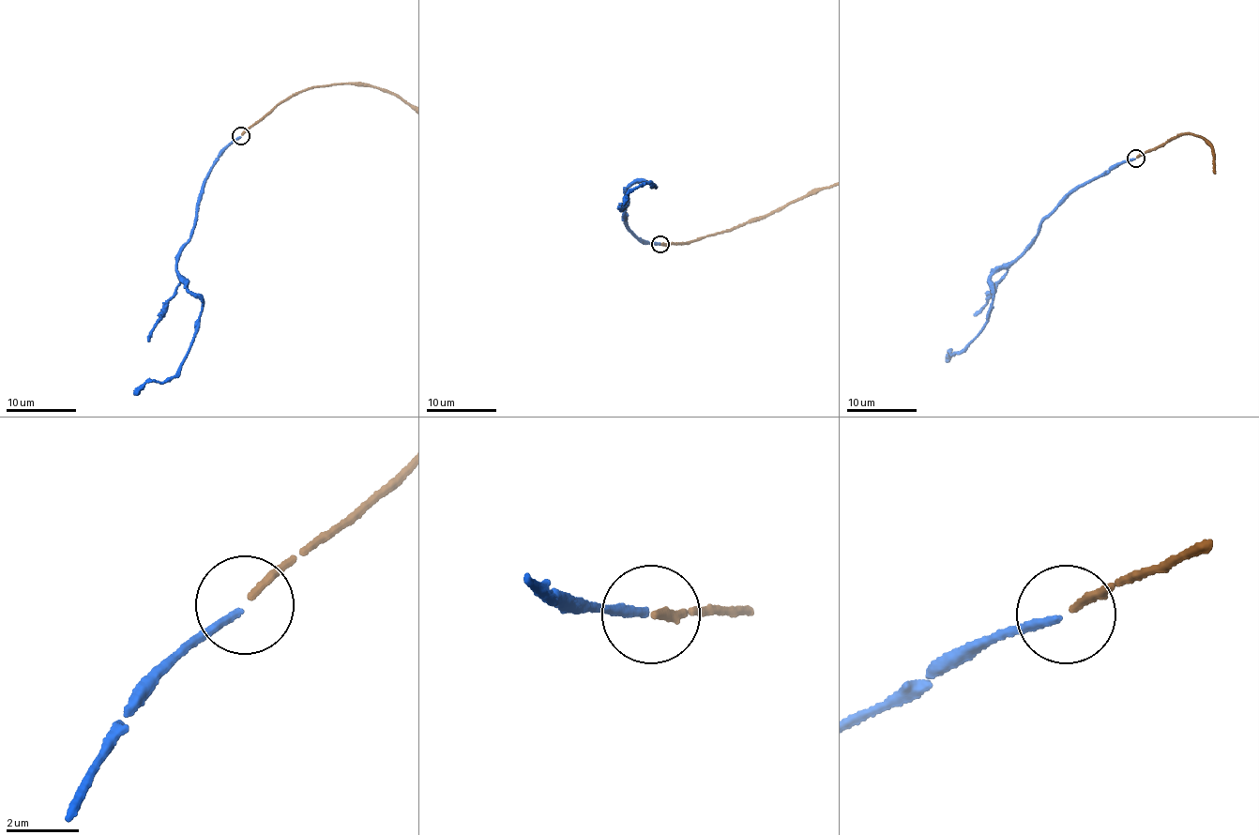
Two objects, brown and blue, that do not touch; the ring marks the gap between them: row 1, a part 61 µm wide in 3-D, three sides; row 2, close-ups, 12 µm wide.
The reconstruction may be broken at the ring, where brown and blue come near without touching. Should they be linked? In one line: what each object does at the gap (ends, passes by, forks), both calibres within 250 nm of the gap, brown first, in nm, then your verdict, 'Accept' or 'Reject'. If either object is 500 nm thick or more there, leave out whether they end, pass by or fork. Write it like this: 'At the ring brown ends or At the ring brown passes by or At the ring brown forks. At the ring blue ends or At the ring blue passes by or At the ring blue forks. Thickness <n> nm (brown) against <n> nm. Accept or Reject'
At the ring brown ends. At the ring blue ends. Thickness 200 nm (brown) against 200 nm. Accept

